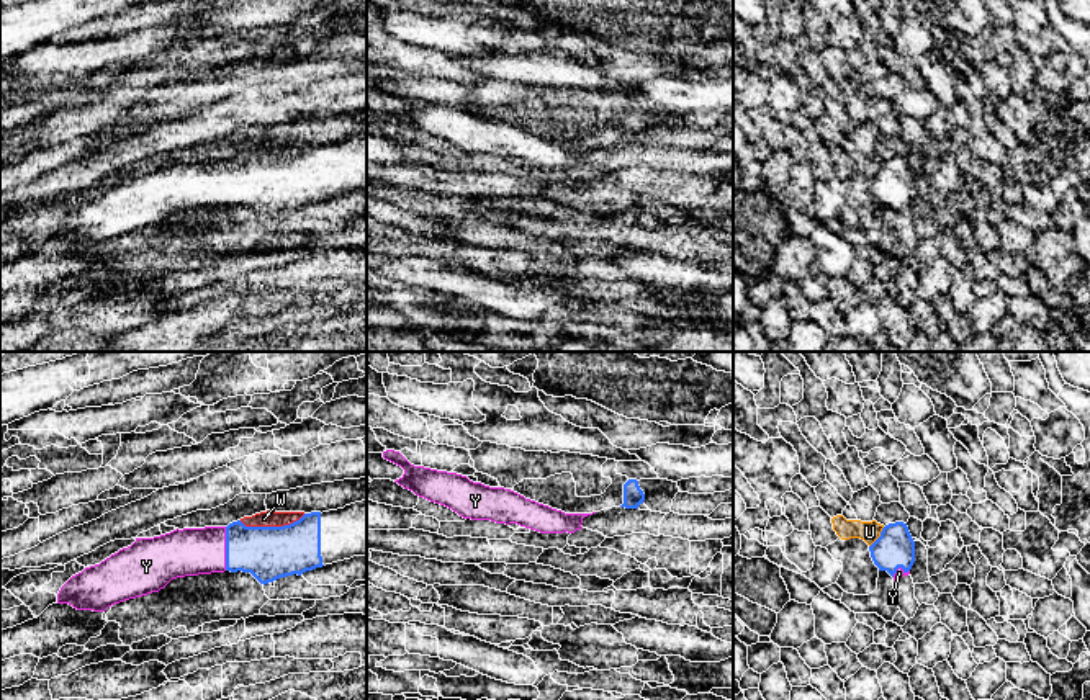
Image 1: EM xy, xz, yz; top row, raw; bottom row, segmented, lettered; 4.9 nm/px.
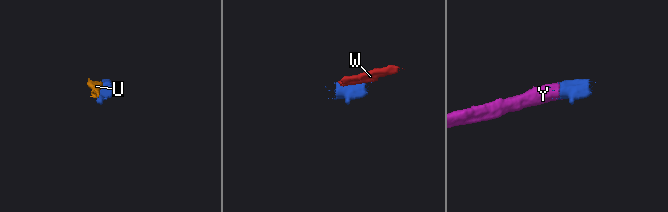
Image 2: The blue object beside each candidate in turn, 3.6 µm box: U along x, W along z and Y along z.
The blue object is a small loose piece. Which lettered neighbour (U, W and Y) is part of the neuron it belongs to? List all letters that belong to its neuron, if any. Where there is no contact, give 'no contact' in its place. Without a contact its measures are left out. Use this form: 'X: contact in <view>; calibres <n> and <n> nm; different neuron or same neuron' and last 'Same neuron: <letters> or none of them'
U: contact in yz; calibres 190 and 100 nm; different neuron
W: contact in xy; calibres 260 and 80 nm; different neuron
Y: contact in xy; calibres 260 and 240 nm; same neuron
Same neuron: Y

